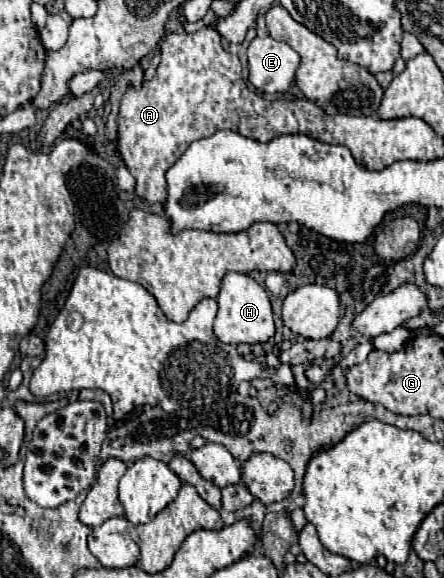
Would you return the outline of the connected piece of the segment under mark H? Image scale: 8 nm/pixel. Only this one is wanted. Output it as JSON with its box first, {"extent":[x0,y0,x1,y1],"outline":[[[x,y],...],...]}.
{"extent":[214,273,274,345],"outline":[[[226,273],[220,285],[218,295],[218,315],[214,321],[214,333],[222,343],[238,345],[238,343],[266,343],[274,337],[274,317],[268,293],[262,285],[258,285],[252,277],[244,273]]]}

